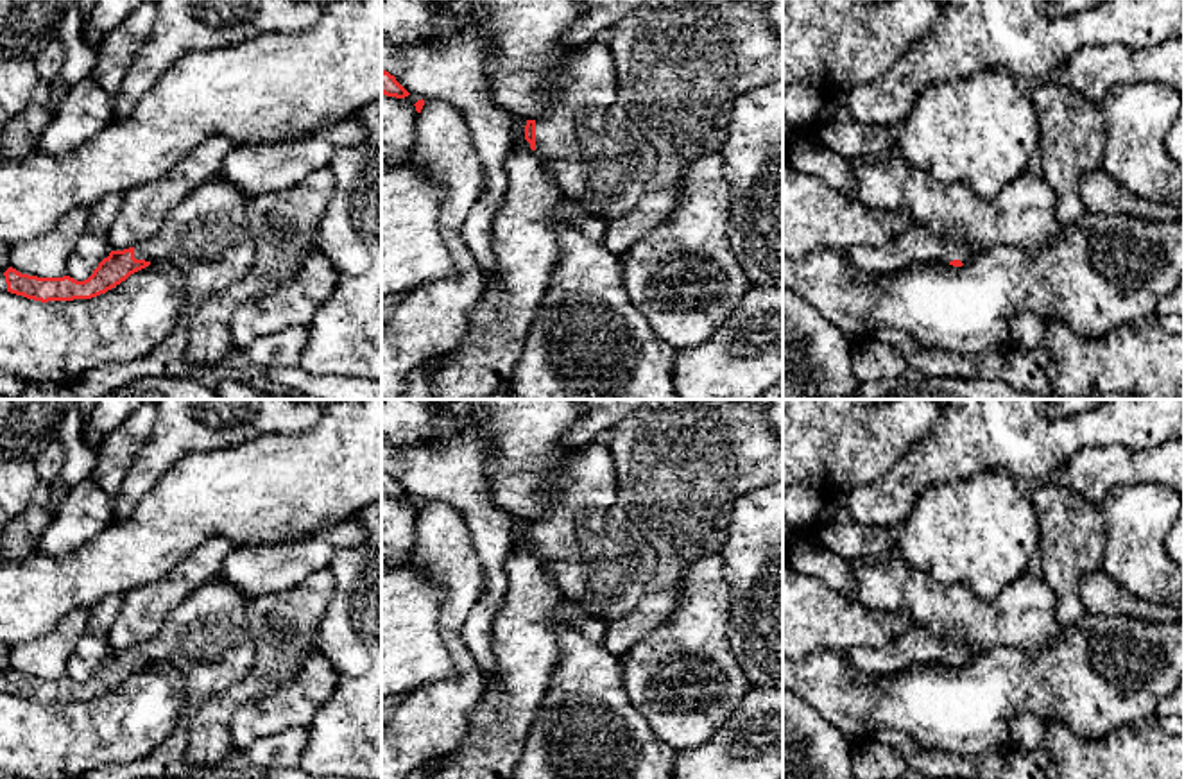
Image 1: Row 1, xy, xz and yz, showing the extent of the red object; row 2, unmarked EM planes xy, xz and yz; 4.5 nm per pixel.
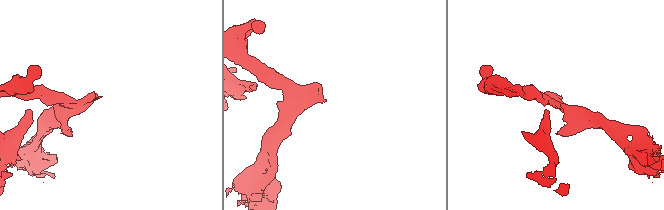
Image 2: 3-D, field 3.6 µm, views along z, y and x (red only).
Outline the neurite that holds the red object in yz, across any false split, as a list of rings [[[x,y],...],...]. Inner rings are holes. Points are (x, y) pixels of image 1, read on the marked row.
[[[912,222],[905,235],[881,245],[854,245],[845,253],[858,274],[881,278],[912,265],[948,261],[962,267],[973,253],[962,238],[937,236],[926,226]]]

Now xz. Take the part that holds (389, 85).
[[[382,68],[382,93],[387,97],[405,98],[410,93],[396,81],[394,75]]]

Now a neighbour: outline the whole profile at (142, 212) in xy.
[[[210,136],[168,174],[124,193],[107,233],[111,251],[124,251],[152,238],[190,192],[217,177],[231,147],[224,136]]]

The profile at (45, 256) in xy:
[[[75,208],[50,233],[13,245],[9,267],[38,278],[66,276],[68,258],[86,227],[88,217],[90,210]]]

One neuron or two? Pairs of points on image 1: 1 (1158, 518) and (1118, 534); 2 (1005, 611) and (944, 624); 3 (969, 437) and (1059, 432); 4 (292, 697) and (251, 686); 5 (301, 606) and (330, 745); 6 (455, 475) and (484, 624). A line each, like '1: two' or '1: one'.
1: one
2: one
3: one
4: two
5: two
6: one

